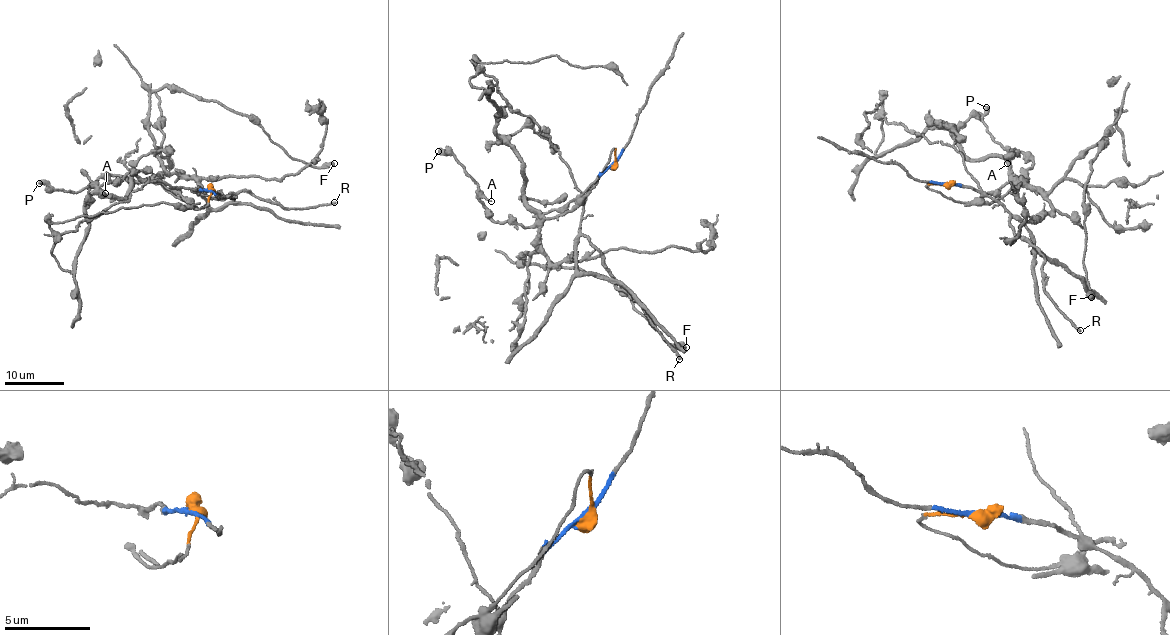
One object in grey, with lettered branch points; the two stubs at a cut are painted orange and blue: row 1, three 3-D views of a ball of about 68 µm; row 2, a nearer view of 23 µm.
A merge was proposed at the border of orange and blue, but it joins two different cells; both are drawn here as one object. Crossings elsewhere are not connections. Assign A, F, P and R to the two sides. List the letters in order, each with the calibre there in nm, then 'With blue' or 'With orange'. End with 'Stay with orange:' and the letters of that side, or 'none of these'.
A: Thickness 120 nm. With orange
F: Thickness 550 nm. With orange
P: Thickness 440 nm. With orange
R: Thickness 200 nm. With blue
Stay with orange: A, F, P

